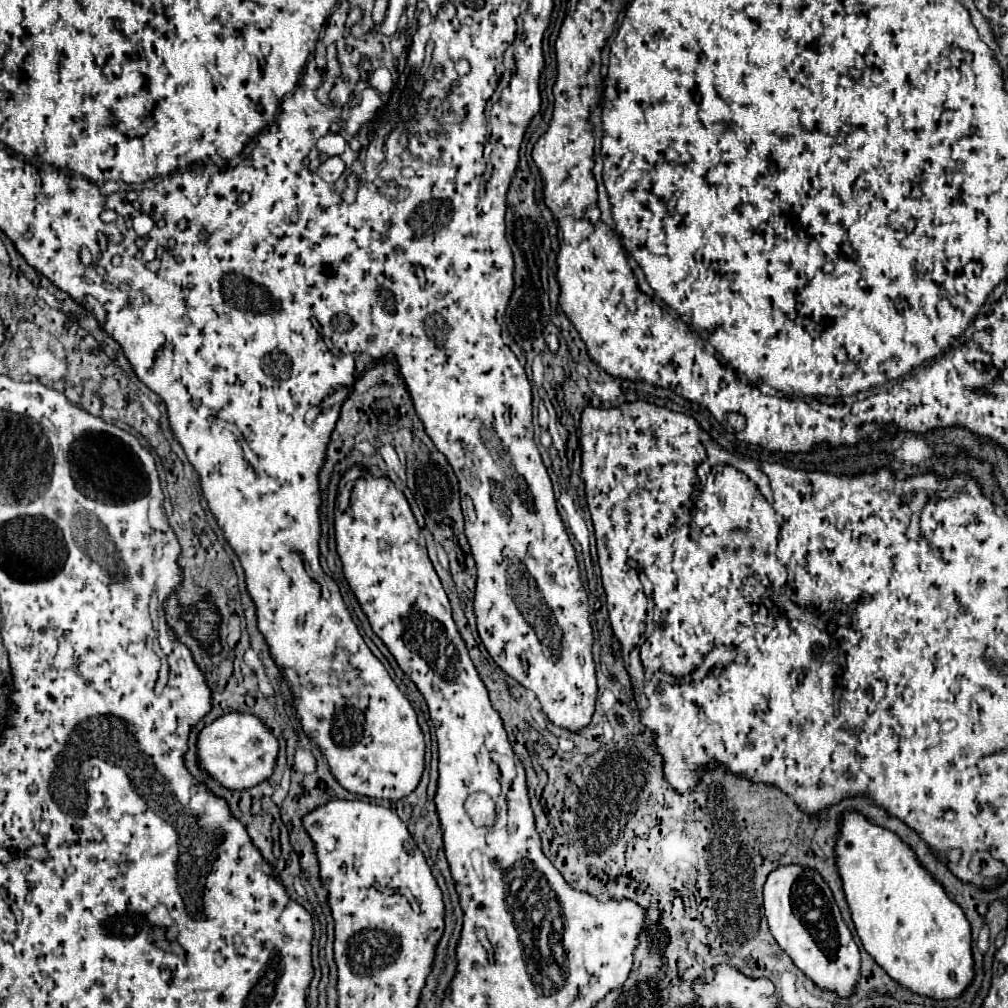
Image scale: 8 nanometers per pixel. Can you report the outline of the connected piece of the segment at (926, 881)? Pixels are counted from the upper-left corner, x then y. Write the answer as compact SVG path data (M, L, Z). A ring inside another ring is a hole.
M845 813L841 837L837 841L837 867L843 879L845 897L857 935L865 951L885 969L885 973L905 989L929 999L957 999L975 977L971 953L971 927L961 907L951 901L945 889L919 865L915 853L895 833L869 823L859 813Z

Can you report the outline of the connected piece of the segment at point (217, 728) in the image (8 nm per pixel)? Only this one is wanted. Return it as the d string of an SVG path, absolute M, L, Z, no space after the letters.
M227 713L199 733L197 755L201 767L207 769L223 787L249 789L273 775L279 755L279 741L259 717L253 717L251 713Z

